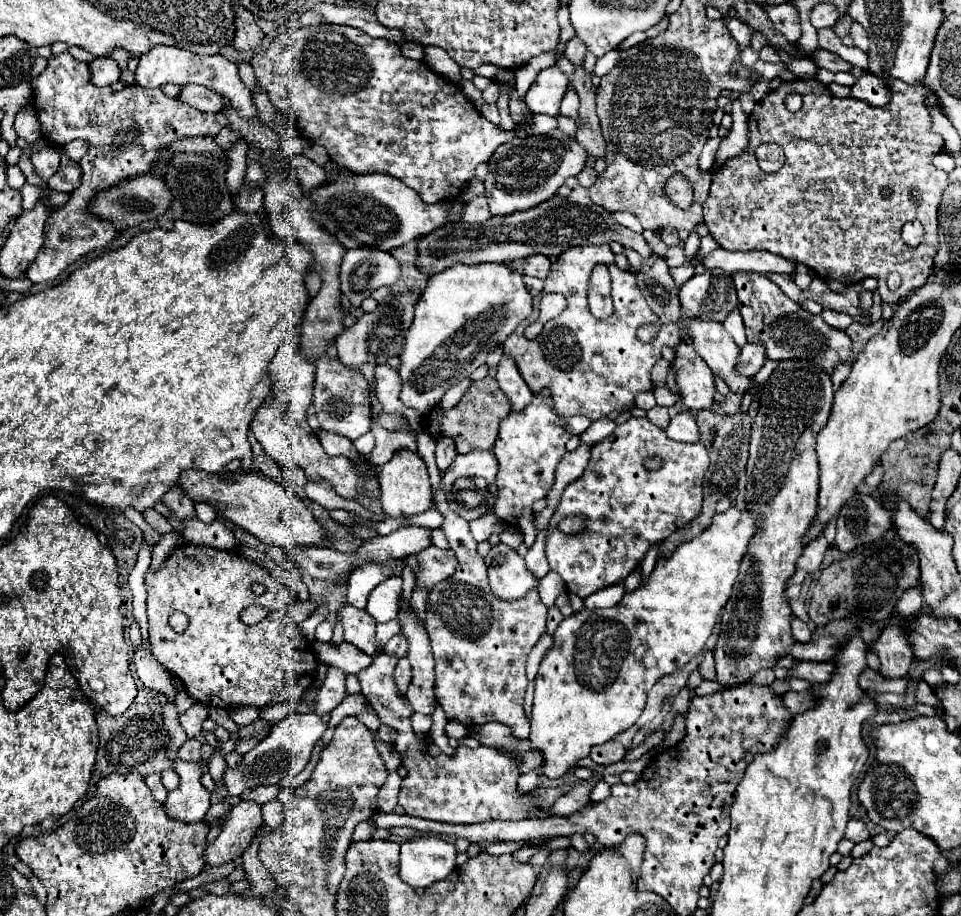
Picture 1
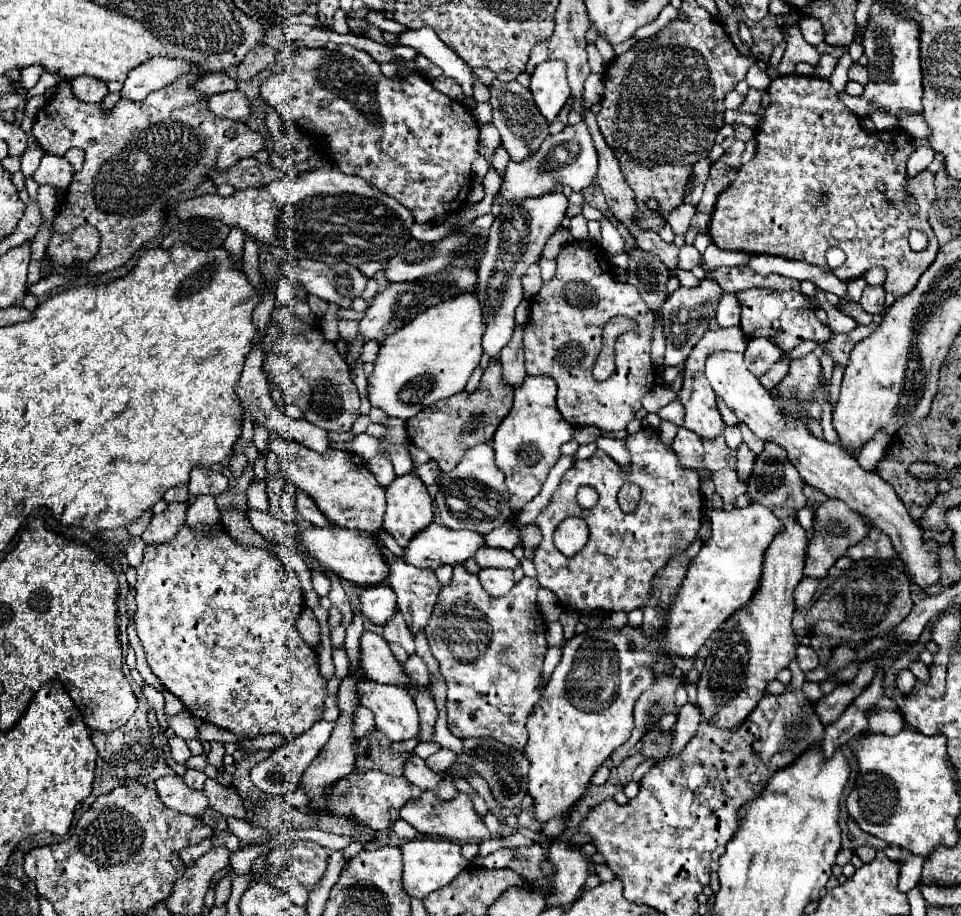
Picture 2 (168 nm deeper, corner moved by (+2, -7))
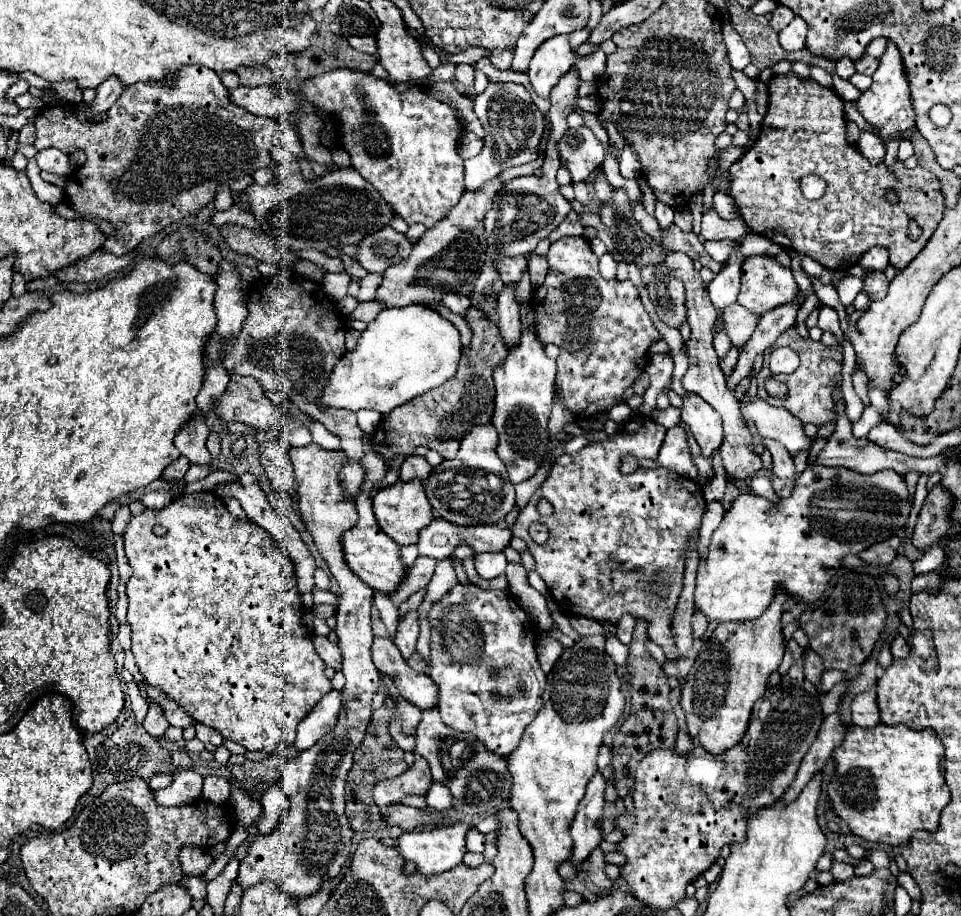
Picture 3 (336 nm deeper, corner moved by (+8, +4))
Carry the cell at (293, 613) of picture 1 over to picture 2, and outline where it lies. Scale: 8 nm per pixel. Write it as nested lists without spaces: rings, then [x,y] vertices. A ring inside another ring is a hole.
[[[305,607],[301,617],[299,617],[299,633],[305,639],[305,643],[311,645],[313,649],[321,643],[319,641],[319,623],[317,623],[317,619],[309,607]]]

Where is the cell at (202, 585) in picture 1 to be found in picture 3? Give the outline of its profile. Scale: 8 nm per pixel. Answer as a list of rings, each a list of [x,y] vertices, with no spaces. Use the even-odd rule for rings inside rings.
[[[213,492],[185,494],[181,498],[175,498],[163,510],[145,510],[145,512],[133,516],[127,530],[125,530],[123,540],[125,540],[125,554],[129,558],[129,564],[133,566],[133,576],[127,584],[127,596],[129,596],[127,624],[131,626],[131,636],[135,636],[135,640],[131,640],[131,652],[137,660],[139,672],[145,676],[145,682],[165,690],[167,696],[177,700],[181,704],[181,708],[187,710],[193,716],[193,720],[223,732],[221,734],[223,738],[239,742],[247,750],[273,752],[279,746],[291,746],[295,742],[295,728],[301,722],[301,718],[307,716],[307,712],[331,690],[331,682],[323,674],[325,664],[319,658],[319,654],[315,652],[309,630],[303,628],[303,622],[301,622],[303,604],[301,604],[301,596],[299,596],[299,590],[297,590],[295,568],[291,564],[291,556],[287,556],[287,552],[283,552],[281,548],[277,548],[275,540],[271,540],[271,534],[267,534],[263,528],[255,526],[253,522],[243,522],[243,520],[233,518],[229,514],[229,510],[225,508],[223,500]],[[155,526],[165,528],[165,534],[157,536],[153,532]],[[201,624],[209,624],[209,628],[211,628],[209,636],[201,636],[201,630],[197,630],[197,626],[201,628]]]

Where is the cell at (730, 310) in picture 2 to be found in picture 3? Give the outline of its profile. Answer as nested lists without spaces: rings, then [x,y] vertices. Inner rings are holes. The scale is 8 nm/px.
[[[733,252],[729,260],[725,262],[725,268],[709,282],[709,298],[715,304],[717,310],[725,310],[727,306],[737,302],[739,294],[739,274],[741,274],[741,264],[743,256],[739,252]]]

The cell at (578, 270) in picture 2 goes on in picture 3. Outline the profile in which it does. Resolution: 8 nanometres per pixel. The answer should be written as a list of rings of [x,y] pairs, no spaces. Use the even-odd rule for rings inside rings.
[[[565,236],[551,244],[549,252],[549,274],[545,282],[535,290],[535,334],[539,342],[553,342],[561,354],[557,358],[557,398],[577,416],[591,418],[609,412],[613,406],[623,402],[623,392],[633,386],[641,374],[641,364],[647,362],[647,348],[661,334],[653,326],[645,312],[639,292],[631,280],[605,280],[597,270],[597,256],[593,254],[589,240],[583,236]]]

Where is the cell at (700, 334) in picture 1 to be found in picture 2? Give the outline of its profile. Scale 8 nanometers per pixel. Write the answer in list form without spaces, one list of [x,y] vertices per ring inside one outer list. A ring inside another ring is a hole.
[[[729,351],[713,353],[707,359],[705,373],[717,397],[725,401],[725,405],[739,417],[741,423],[745,423],[761,441],[775,443],[787,451],[789,463],[799,471],[805,483],[813,485],[827,497],[841,499],[853,511],[861,513],[869,523],[873,523],[873,527],[881,529],[891,537],[899,559],[905,563],[913,583],[919,589],[927,589],[939,581],[939,565],[937,565],[939,545],[925,543],[921,539],[921,527],[911,519],[901,499],[897,499],[897,495],[887,487],[887,483],[875,471],[865,471],[851,455],[851,451],[843,449],[841,445],[831,445],[823,439],[813,437],[803,421],[783,413],[775,405],[771,393],[745,367],[743,353],[729,353]]]

